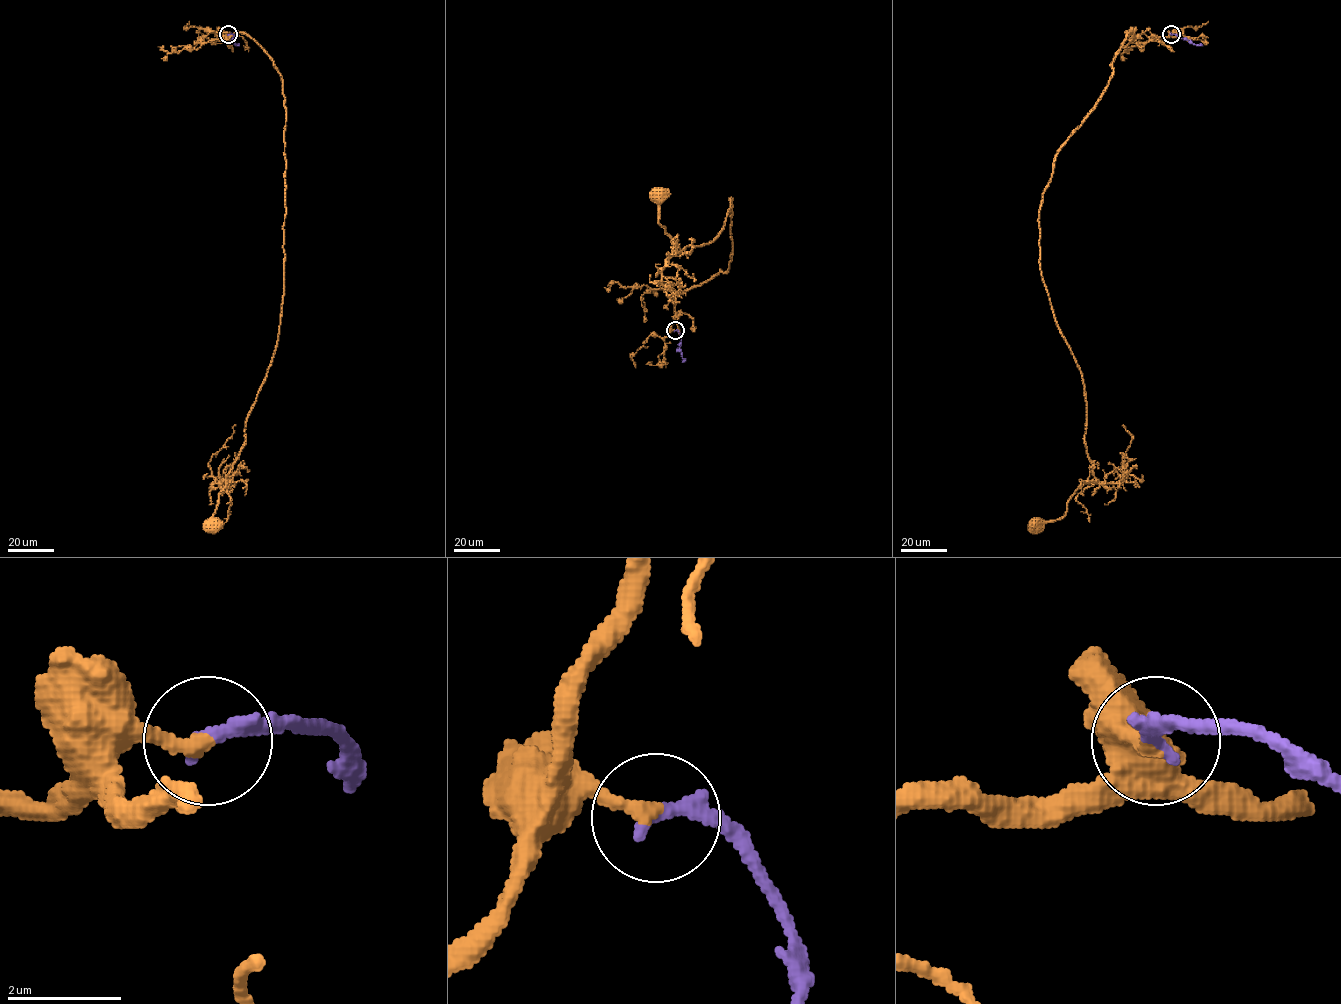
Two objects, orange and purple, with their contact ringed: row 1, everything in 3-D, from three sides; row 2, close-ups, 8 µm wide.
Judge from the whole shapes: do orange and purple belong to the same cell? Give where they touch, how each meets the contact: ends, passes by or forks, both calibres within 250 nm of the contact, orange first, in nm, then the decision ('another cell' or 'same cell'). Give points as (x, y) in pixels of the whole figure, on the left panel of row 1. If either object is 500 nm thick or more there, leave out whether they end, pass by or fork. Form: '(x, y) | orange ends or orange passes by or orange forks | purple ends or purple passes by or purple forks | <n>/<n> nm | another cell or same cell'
(228, 34) | orange ends | purple ends | 280/320 nm | same cell

